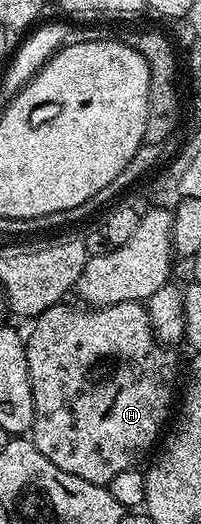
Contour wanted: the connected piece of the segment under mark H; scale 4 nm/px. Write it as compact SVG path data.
M129 301L82 309L66 304L48 307L48 311L33 318L34 330L24 341L28 363L26 379L30 382L34 408L34 421L28 433L40 455L56 463L60 471L88 479L88 483L109 486L120 471L135 468L138 460L159 444L162 424L171 420L176 405L174 384L178 381L178 357L174 353L177 352L154 338L145 304Z

